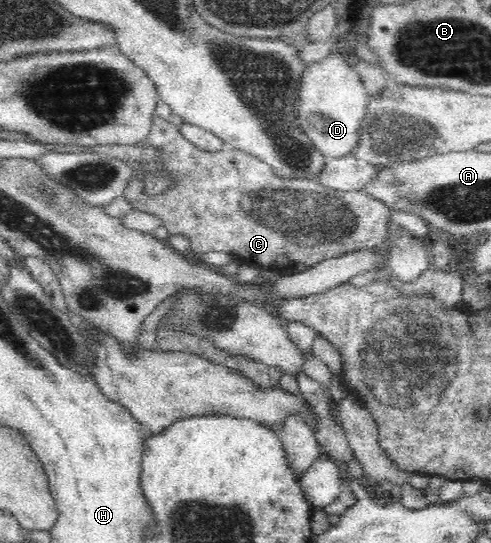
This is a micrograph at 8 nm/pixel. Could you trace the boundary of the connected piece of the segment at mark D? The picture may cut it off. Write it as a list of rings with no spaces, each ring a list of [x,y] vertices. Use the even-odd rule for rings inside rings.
[[[336,51],[305,69],[297,93],[295,114],[301,130],[309,136],[321,155],[326,159],[341,159],[341,157],[351,156],[353,149],[358,146],[361,121],[372,99],[358,71],[339,51]]]

